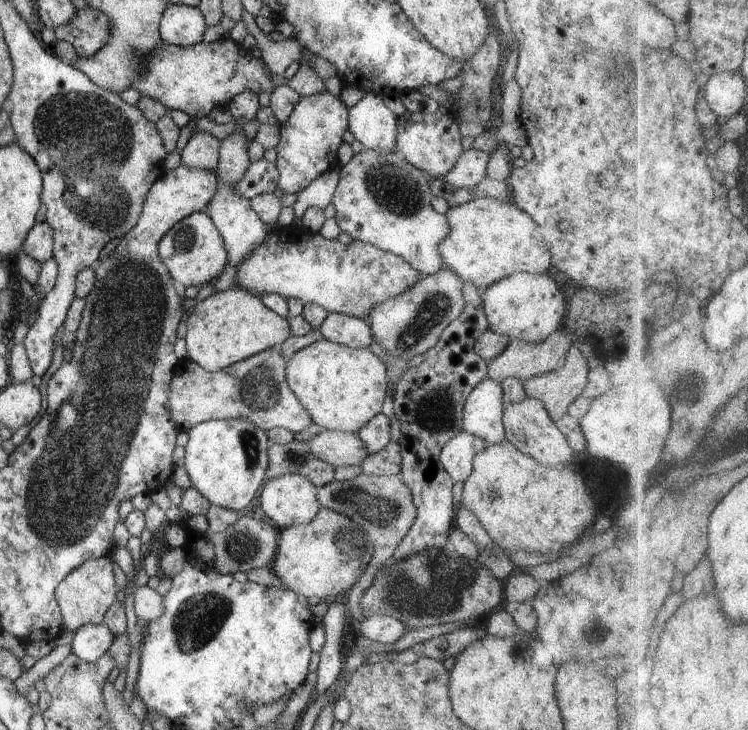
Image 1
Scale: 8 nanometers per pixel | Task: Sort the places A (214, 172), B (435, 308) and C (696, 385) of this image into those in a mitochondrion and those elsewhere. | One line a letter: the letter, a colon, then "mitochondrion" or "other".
A: other
B: mitochondrion
C: mitochondrion

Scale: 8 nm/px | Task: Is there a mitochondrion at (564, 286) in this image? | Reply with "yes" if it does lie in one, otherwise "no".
no

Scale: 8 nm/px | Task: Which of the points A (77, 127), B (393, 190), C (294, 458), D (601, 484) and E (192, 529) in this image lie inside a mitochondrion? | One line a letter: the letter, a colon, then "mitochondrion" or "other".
A: mitochondrion
B: mitochondrion
C: mitochondrion
D: mitochondrion
E: other

